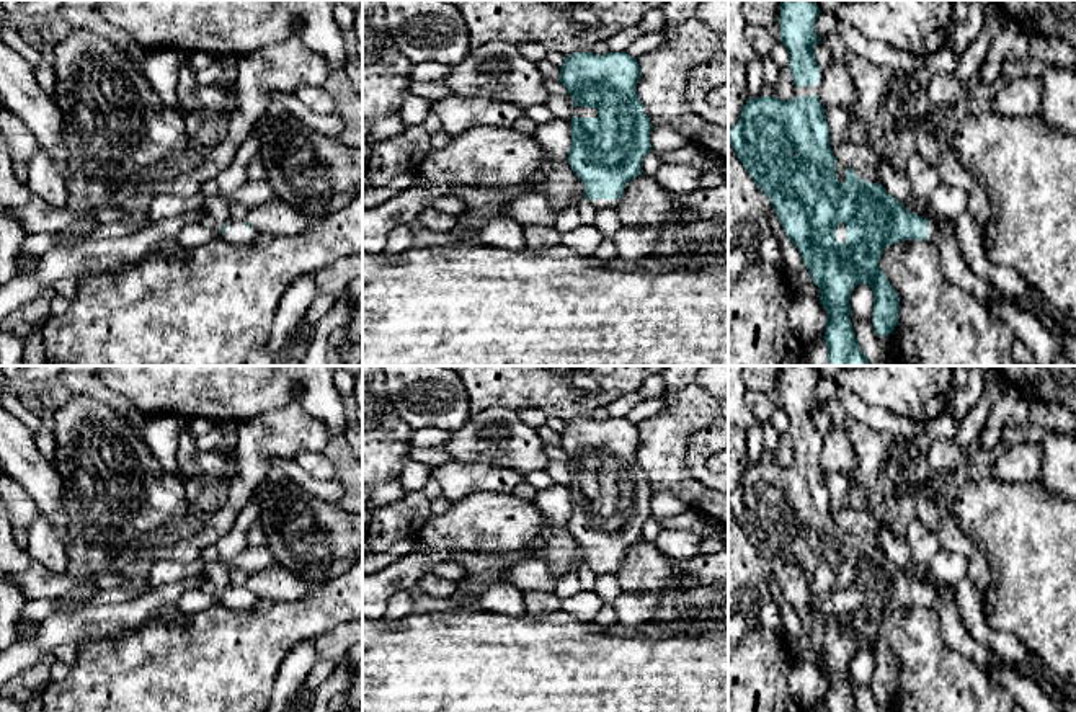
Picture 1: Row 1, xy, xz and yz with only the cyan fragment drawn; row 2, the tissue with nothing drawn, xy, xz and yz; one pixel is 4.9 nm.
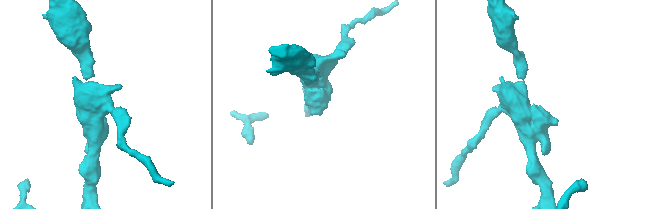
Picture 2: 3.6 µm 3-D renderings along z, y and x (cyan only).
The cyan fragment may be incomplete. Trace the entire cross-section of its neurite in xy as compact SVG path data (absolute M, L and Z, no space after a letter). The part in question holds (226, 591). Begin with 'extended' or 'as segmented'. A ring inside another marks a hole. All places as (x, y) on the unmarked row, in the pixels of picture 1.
extended; M229 586L222 594L222 603L225 606L243 612L250 612L256 599L258 598L247 586Z

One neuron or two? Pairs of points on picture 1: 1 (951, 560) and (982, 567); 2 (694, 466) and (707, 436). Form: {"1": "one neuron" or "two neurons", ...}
{"1": "two neurons", "2": "one neuron"}

